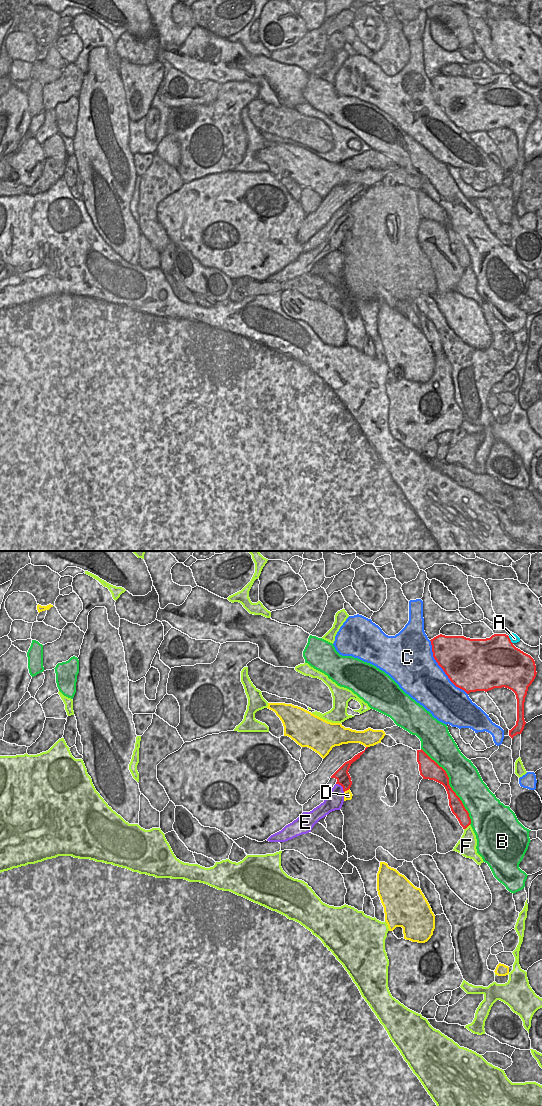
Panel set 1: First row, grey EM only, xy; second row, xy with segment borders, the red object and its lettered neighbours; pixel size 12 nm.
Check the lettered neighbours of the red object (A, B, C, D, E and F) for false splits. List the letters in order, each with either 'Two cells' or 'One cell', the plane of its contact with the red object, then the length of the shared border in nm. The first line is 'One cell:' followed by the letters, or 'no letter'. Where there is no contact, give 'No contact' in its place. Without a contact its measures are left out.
One cell: no letter
A: Two cells. Touches red in xy. Shared border 110 nm
B: Two cells. Touches red in xy. Shared border 1100 nm
C: Two cells. Touches red in xy. Shared border 800 nm
D: Two cells. Touches red in xy. Shared border 90 nm
E: Two cells. Touches red in xy. Shared border 150 nm
F: Two cells. Touches red in xy. Shared border 100 nm.

